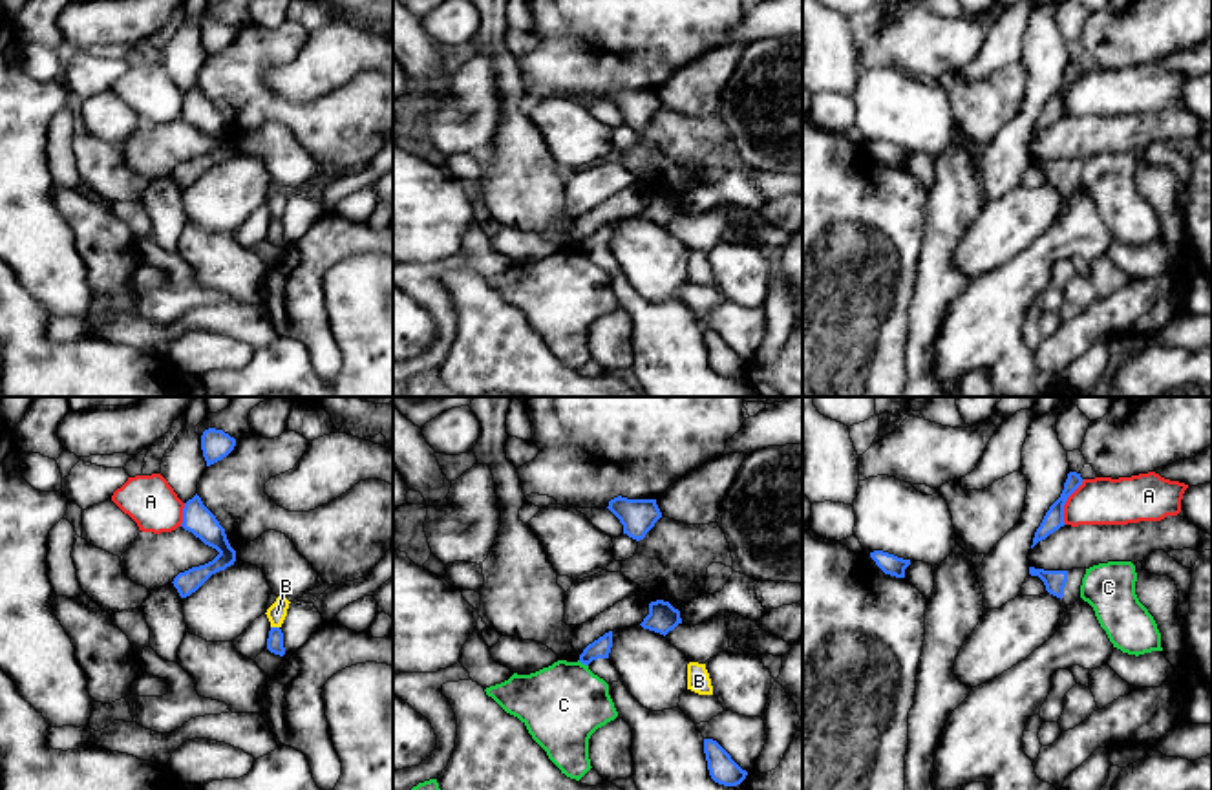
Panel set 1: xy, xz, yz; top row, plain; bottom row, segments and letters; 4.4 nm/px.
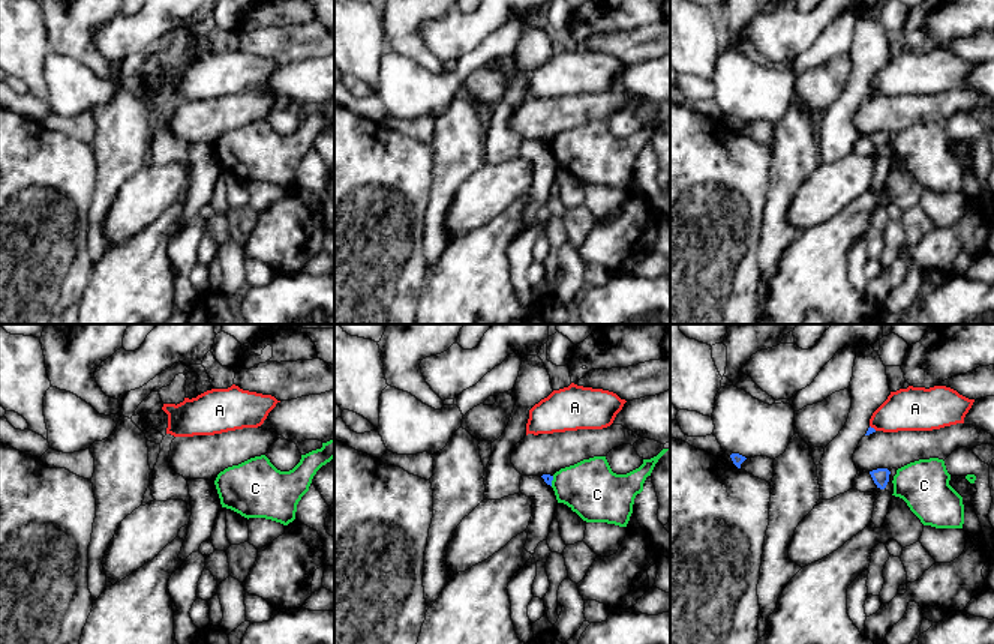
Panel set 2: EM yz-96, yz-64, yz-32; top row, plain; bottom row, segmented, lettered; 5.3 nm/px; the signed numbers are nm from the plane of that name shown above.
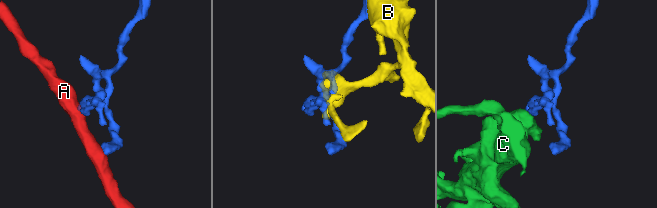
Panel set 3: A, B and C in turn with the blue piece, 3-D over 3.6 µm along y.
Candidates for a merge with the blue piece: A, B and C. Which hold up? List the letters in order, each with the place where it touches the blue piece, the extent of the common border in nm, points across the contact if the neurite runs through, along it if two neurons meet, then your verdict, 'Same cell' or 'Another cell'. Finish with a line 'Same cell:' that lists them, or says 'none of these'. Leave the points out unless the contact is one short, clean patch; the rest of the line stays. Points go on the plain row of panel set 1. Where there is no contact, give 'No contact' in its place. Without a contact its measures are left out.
A: Touches blue at yz (1066, 90). Shared border 220 nm. Another cell
B: Touches blue at xy (275, 218). Shared border 40 nm. Another cell
C: Touches blue at xz (584, 253). Shared border 50 nm. Boundary: xz (578, 251), (587, 256). Another cell
Same cell: none of these

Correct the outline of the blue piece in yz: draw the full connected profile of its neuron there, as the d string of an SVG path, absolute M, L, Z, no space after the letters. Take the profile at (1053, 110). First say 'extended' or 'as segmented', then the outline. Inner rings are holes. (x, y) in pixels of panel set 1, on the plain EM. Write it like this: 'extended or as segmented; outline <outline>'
as segmented; outline M1069 62L1068 69L1064 73L1064 80L1060 84L1060 88L1049 97L1049 101L1046 102L1040 117L1035 123L1033 128L1033 135L1031 139L1046 130L1049 124L1053 124L1055 121L1058 121L1060 117L1064 117L1064 95L1068 91L1068 88L1082 75L1082 68L1077 62Z

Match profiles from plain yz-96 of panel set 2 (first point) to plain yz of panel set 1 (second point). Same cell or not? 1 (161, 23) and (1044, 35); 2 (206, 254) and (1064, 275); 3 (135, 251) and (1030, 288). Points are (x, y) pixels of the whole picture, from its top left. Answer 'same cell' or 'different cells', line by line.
1: different cells
2: same cell
3: same cell

